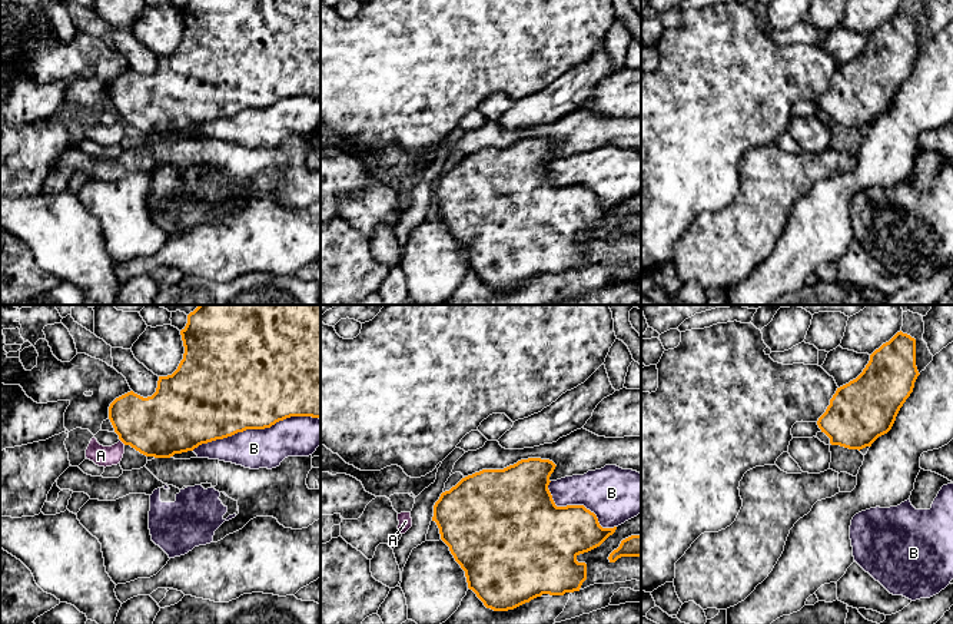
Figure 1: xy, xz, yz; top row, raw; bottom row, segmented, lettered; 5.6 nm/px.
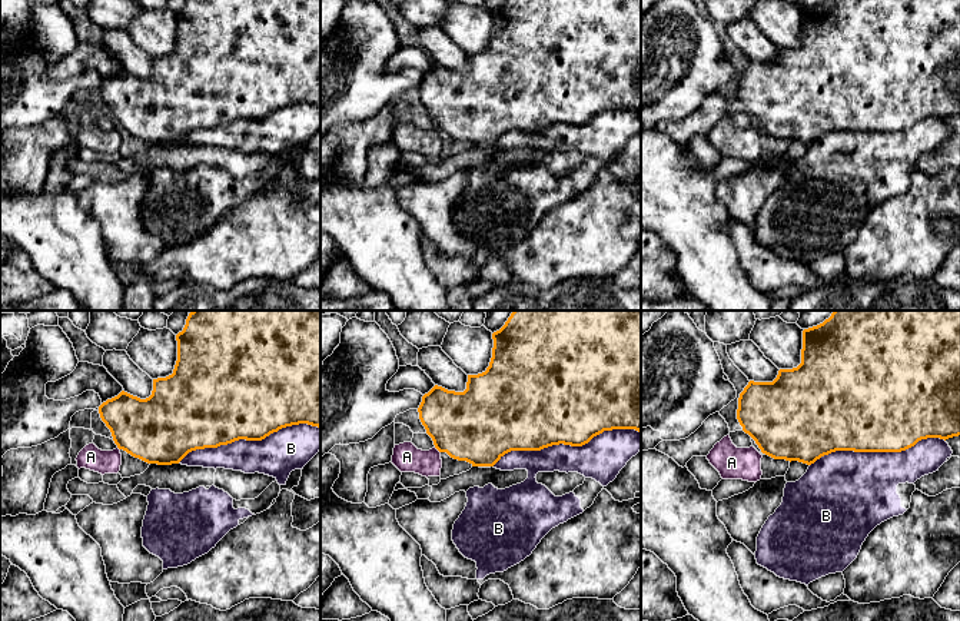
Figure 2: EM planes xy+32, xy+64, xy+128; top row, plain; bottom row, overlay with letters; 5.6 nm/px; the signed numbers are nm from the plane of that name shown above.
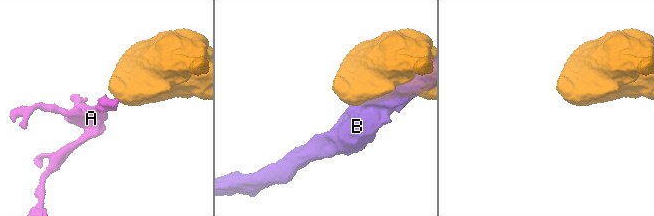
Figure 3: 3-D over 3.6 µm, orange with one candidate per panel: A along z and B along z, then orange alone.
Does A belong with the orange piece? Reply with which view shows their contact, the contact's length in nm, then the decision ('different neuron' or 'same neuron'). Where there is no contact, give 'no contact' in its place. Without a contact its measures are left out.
xy | 40 nm | different neuron

